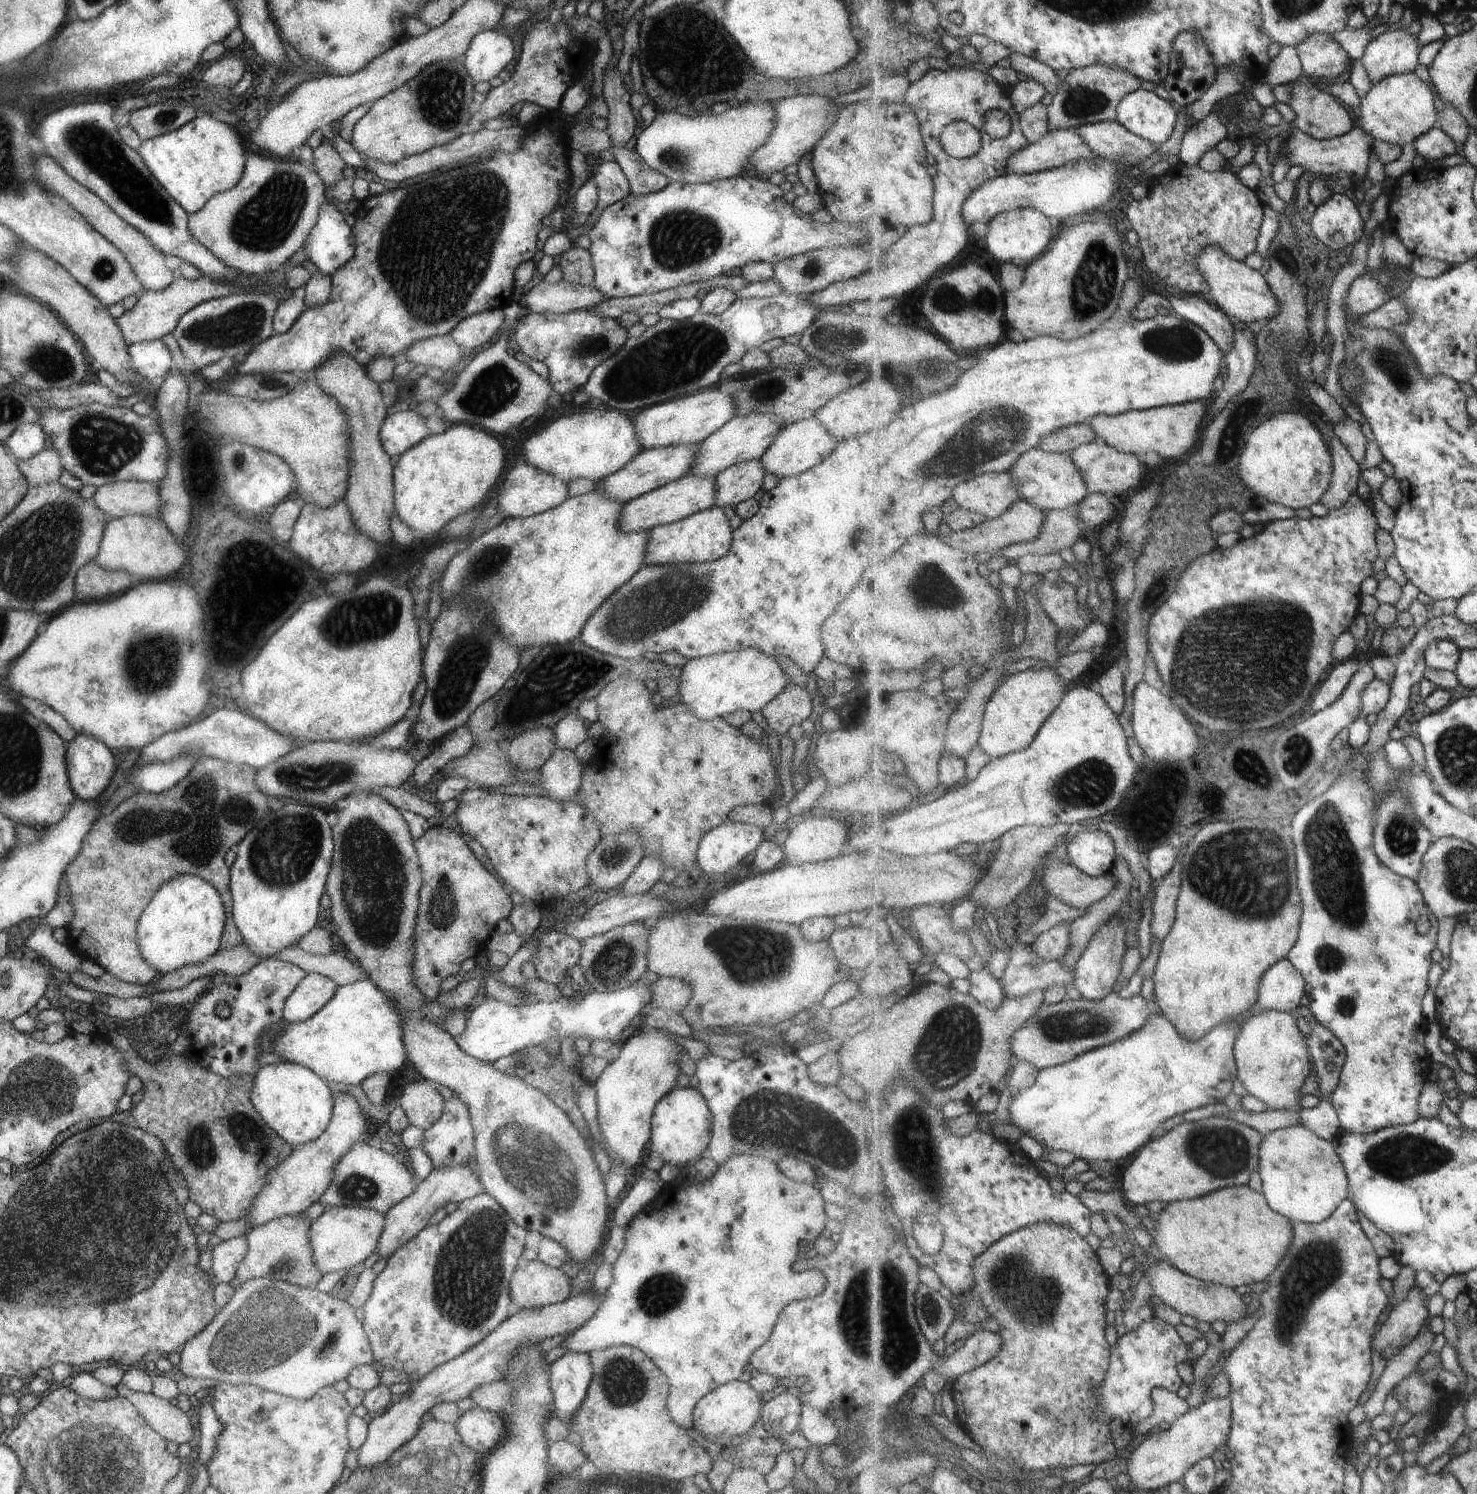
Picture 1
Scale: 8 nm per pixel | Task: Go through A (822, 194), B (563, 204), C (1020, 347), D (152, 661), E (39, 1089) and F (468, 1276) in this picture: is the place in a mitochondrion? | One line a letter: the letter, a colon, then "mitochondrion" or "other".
A: other
B: other
C: other
D: mitochondrion
E: mitochondrion
F: mitochondrion

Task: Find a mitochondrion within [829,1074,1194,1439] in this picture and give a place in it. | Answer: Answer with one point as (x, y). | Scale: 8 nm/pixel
(875, 1326)

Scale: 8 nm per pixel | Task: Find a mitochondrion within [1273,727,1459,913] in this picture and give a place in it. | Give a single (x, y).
(1401, 837)

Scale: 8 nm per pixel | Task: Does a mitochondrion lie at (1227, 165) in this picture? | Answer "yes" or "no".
no

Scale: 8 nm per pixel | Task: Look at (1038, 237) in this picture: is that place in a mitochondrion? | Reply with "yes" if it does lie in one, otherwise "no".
no

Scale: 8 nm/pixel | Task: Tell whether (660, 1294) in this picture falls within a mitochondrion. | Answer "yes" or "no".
yes

